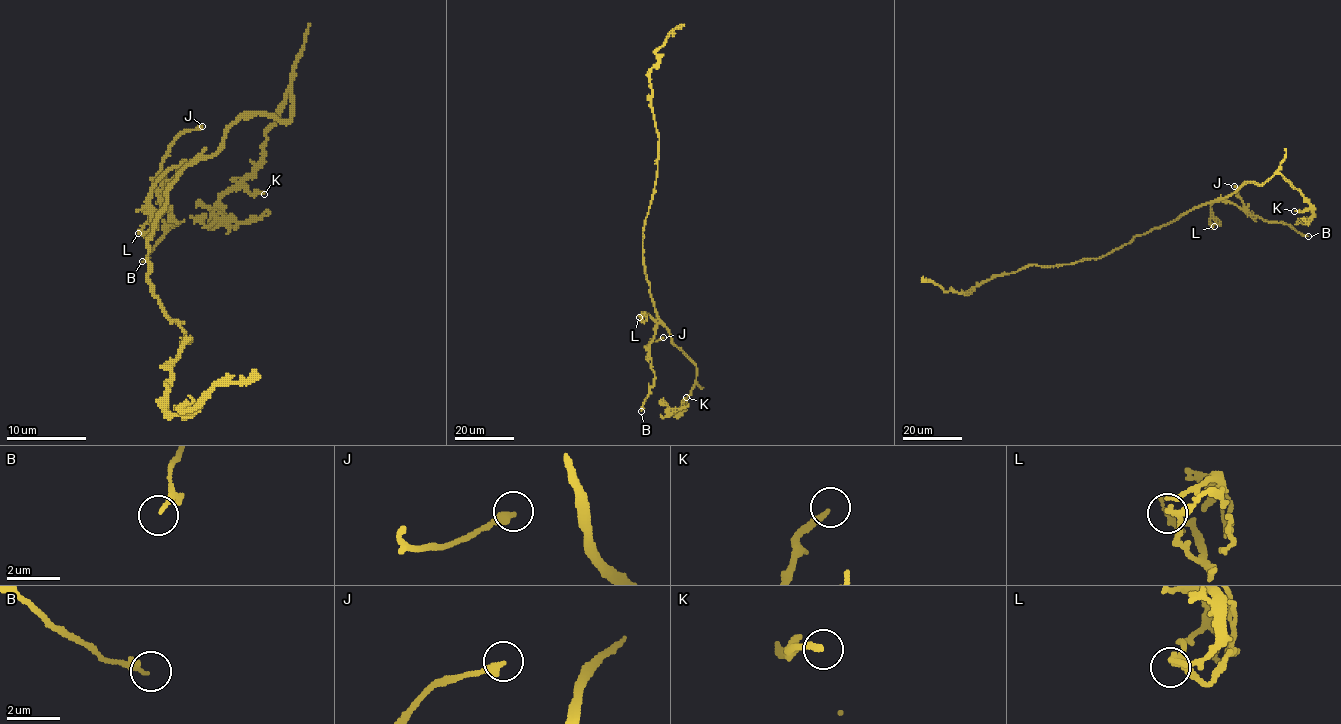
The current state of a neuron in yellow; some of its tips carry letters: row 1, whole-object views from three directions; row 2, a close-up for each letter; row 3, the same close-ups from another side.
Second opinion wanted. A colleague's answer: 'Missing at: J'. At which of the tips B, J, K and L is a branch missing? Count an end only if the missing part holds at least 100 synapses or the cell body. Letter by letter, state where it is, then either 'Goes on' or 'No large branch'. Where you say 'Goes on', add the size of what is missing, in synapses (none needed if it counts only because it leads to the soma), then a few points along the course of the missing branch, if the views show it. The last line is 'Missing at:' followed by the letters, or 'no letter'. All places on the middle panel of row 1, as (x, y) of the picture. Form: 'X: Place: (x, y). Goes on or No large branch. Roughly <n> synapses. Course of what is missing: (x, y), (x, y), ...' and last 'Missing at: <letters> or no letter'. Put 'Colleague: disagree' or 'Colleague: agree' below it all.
B: Place: (641, 411). No large branch
J: Place: (663, 337). No large branch
K: Place: (686, 397). No large branch
L: Place: (639, 317). No large branch
Missing at: no letter
Colleague: disagree

